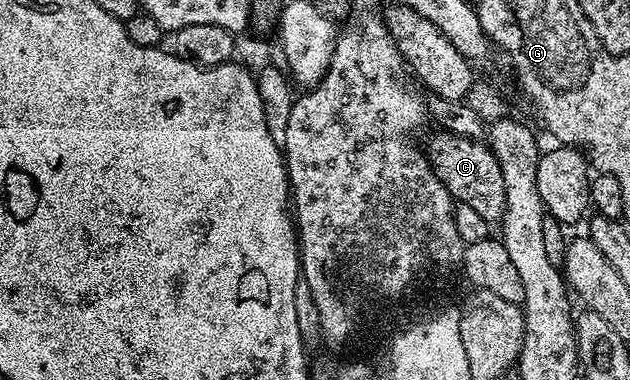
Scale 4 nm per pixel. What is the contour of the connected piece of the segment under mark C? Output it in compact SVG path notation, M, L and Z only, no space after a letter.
M446 132L437 133L427 145L429 165L433 167L435 176L439 176L449 195L460 205L475 208L475 212L479 212L479 216L490 224L500 223L505 211L503 172L499 172L499 160L495 160L493 151L484 141L473 141Z

